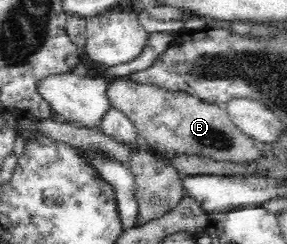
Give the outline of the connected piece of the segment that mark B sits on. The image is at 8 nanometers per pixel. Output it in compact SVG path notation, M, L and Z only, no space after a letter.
M124 77L111 80L108 97L111 106L131 119L139 139L148 149L169 155L202 155L213 160L231 162L253 161L260 156L263 144L237 128L224 104L201 100L181 90L139 84Z

